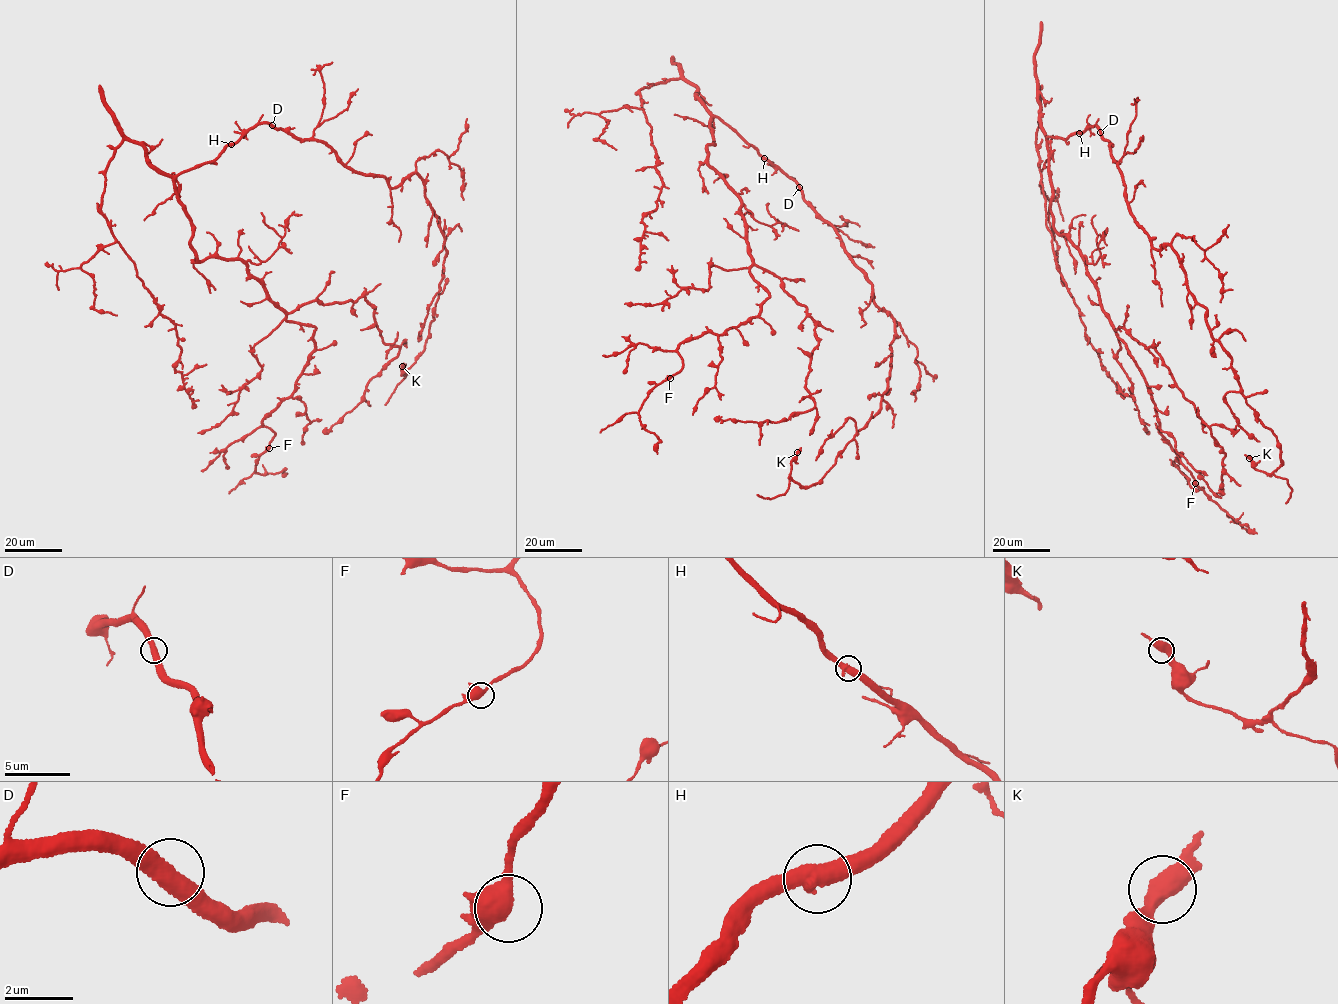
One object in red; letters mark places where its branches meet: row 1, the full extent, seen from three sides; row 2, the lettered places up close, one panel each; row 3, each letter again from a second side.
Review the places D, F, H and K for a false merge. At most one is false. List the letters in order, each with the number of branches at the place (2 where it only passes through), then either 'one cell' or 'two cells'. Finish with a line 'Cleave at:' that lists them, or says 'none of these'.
D: 2 branches meet; one cell
F: 2 branches meet; one cell
H: 2 branches meet; one cell
K: 2 branches meet; one cell
Cleave at: none of these

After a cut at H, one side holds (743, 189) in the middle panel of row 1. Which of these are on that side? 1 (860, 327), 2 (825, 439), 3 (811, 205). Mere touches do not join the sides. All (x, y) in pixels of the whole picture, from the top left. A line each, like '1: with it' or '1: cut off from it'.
1: cut off from it
2: cut off from it
3: cut off from it

